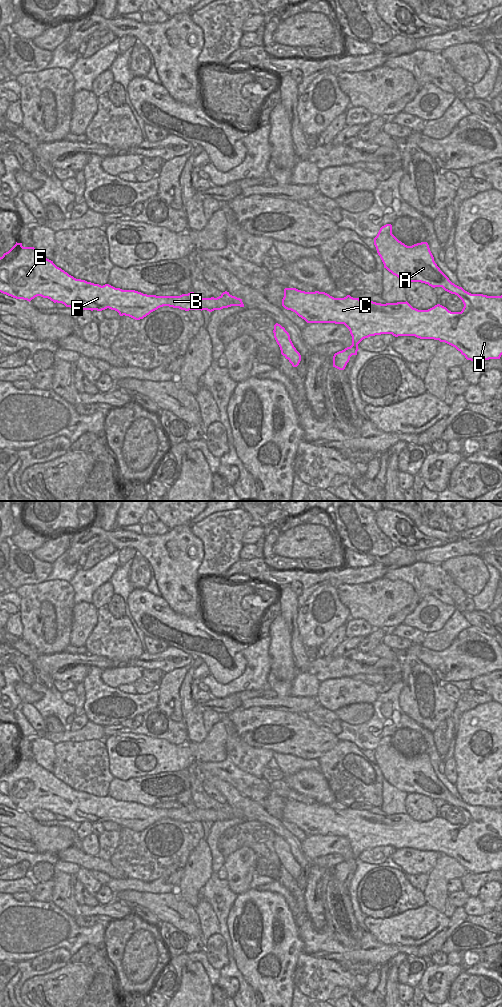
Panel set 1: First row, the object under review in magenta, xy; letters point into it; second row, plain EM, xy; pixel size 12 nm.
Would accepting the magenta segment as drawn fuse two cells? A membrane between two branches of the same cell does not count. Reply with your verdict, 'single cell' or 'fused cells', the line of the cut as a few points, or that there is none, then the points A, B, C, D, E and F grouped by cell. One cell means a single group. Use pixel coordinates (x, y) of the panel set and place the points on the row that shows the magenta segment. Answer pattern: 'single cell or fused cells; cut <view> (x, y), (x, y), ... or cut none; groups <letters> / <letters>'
single cell; cut none; groups A B C D E F

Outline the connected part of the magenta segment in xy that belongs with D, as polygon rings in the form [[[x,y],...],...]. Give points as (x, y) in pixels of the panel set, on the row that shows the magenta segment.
[[[392,225],[382,226],[374,238],[374,245],[384,268],[393,275],[408,282],[421,282],[429,286],[442,287],[457,295],[463,302],[461,312],[451,312],[437,304],[428,310],[413,308],[407,301],[397,303],[376,303],[370,299],[334,298],[325,292],[305,292],[296,288],[285,288],[282,306],[295,312],[307,323],[344,324],[352,336],[352,345],[333,356],[333,367],[344,370],[352,355],[357,355],[358,344],[365,338],[381,334],[415,336],[420,339],[434,339],[445,342],[465,356],[467,360],[481,362],[500,359],[502,355],[502,295],[487,296],[471,294],[452,283],[434,261],[427,242],[407,246],[392,234]]]

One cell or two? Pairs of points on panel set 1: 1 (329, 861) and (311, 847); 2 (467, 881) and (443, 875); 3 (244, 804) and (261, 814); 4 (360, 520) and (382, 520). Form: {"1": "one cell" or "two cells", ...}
{"1": "two cells", "2": "two cells", "3": "one cell", "4": "two cells"}

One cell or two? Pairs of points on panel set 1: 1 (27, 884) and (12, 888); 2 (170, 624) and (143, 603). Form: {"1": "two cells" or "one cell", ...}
{"1": "one cell", "2": "one cell"}

